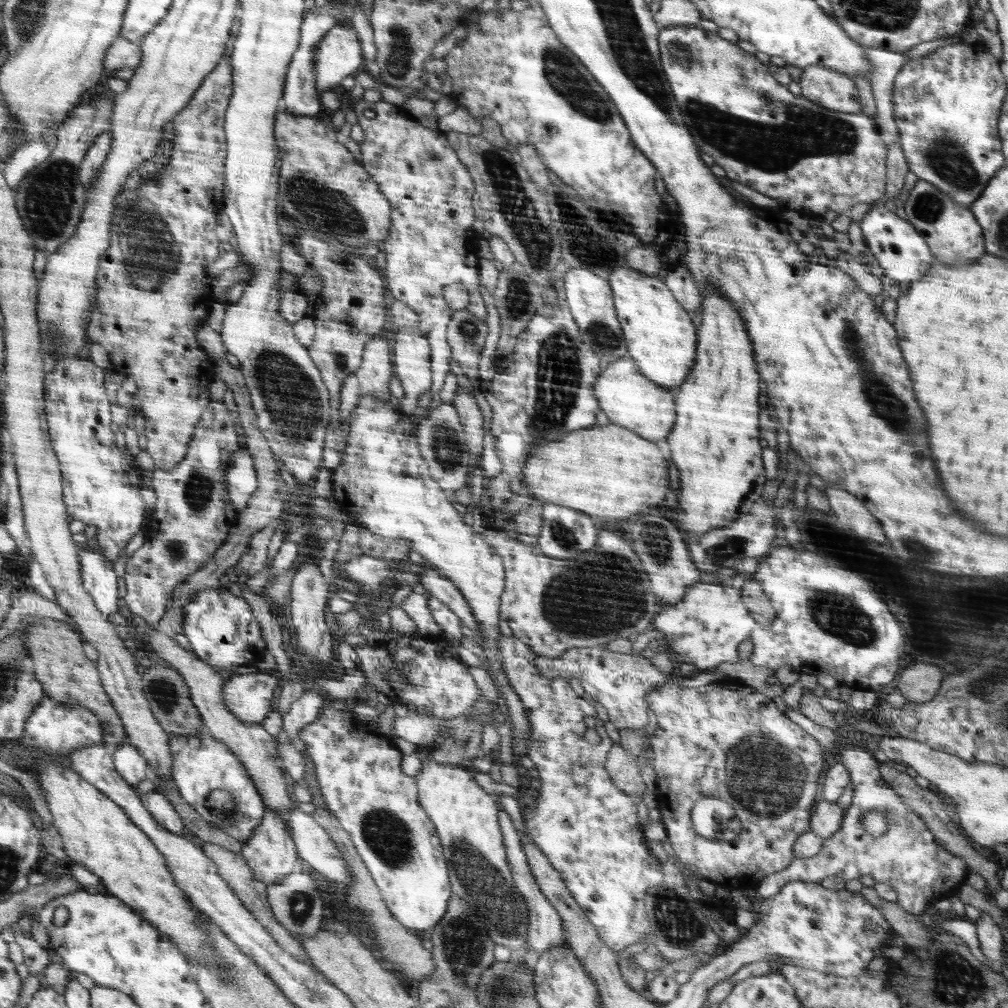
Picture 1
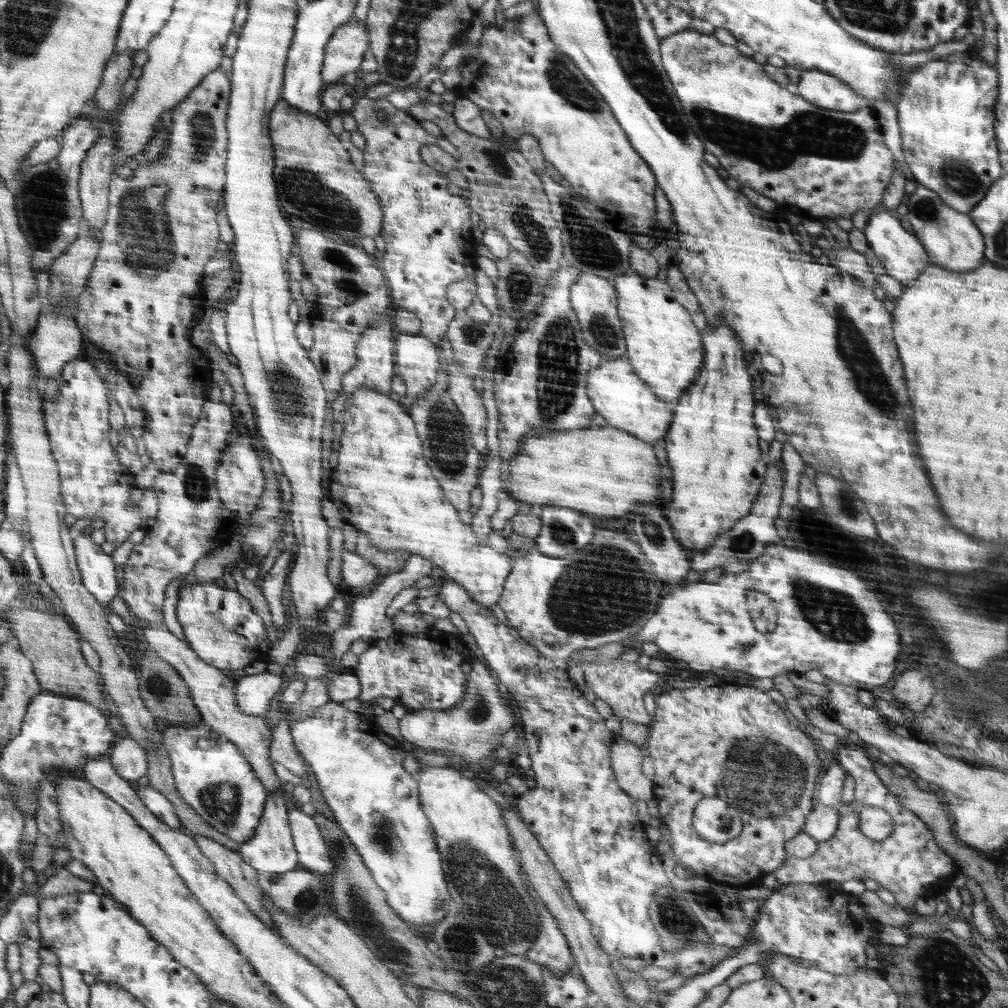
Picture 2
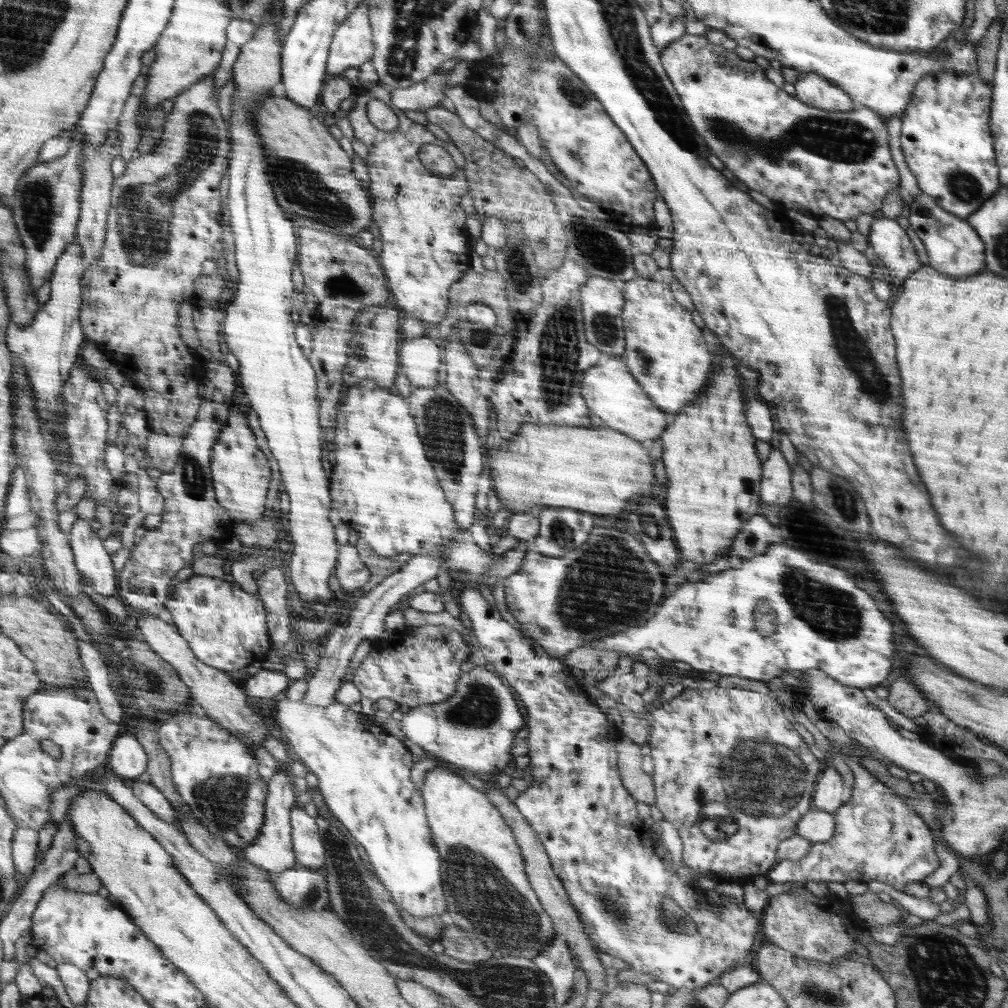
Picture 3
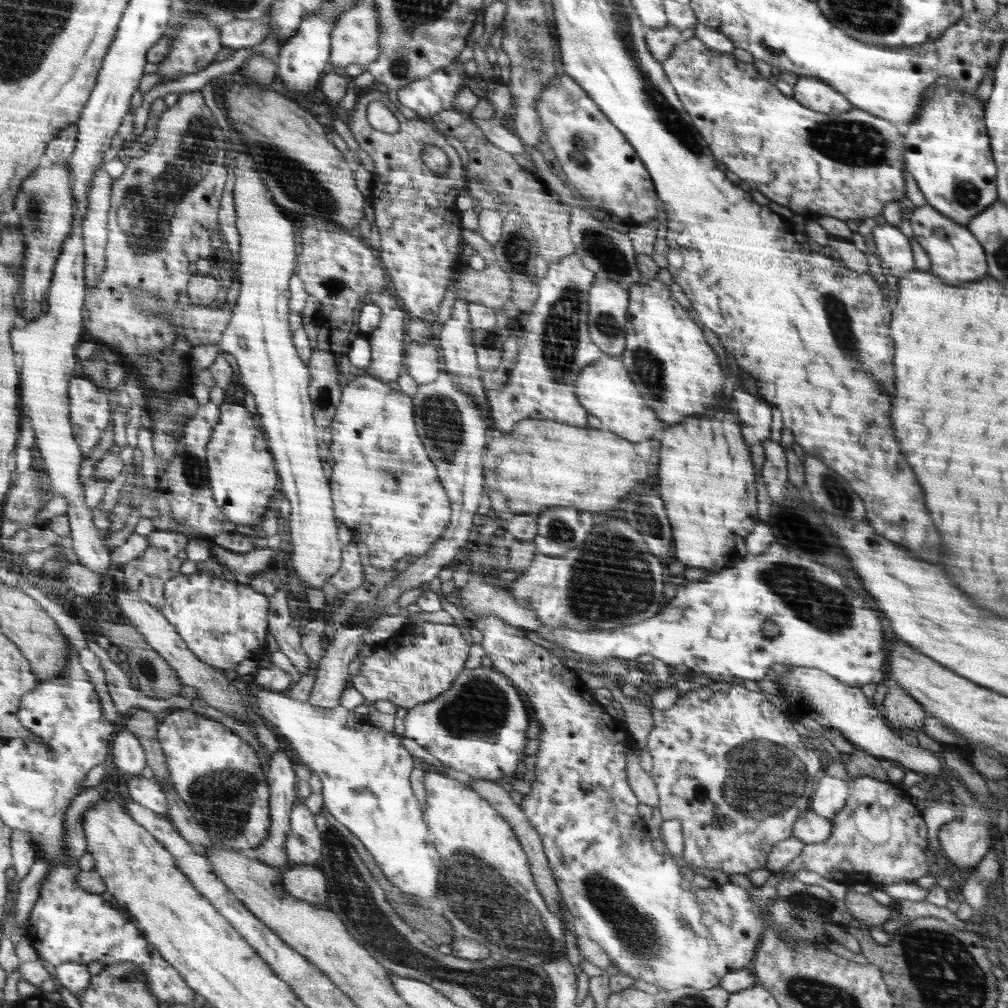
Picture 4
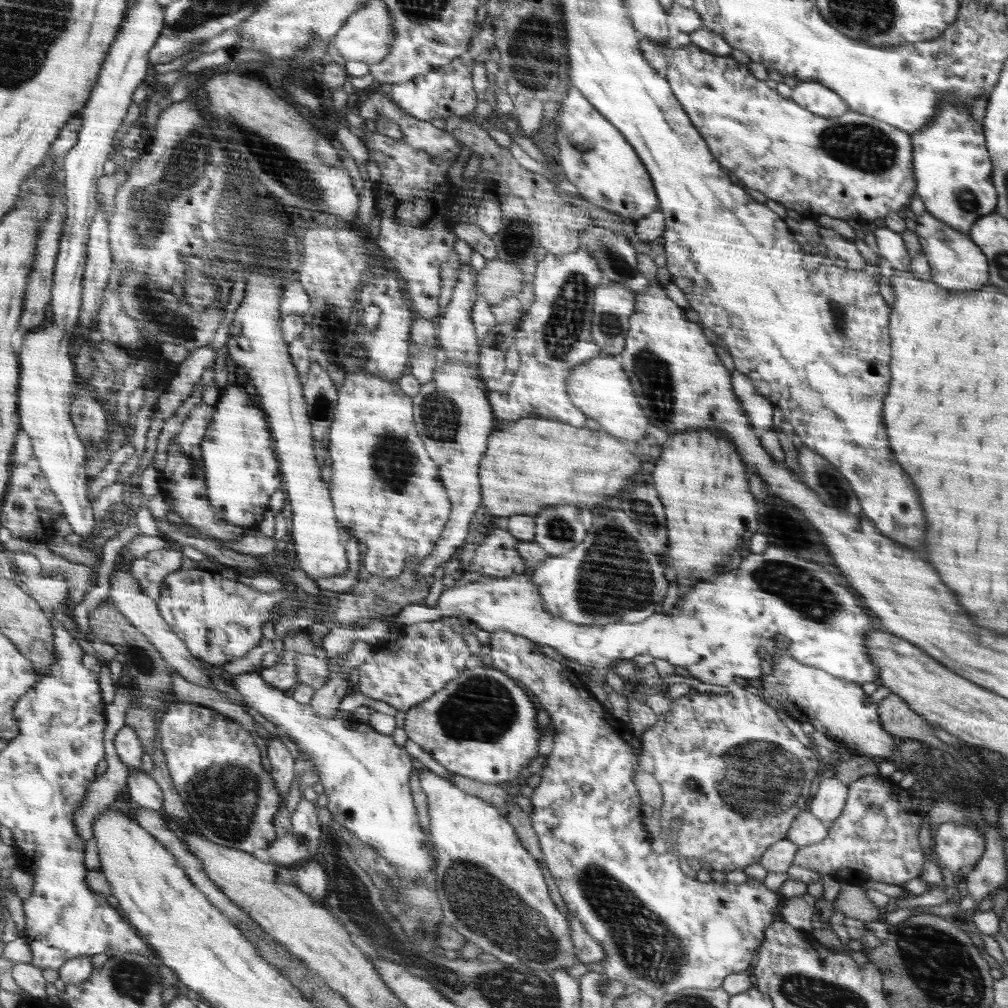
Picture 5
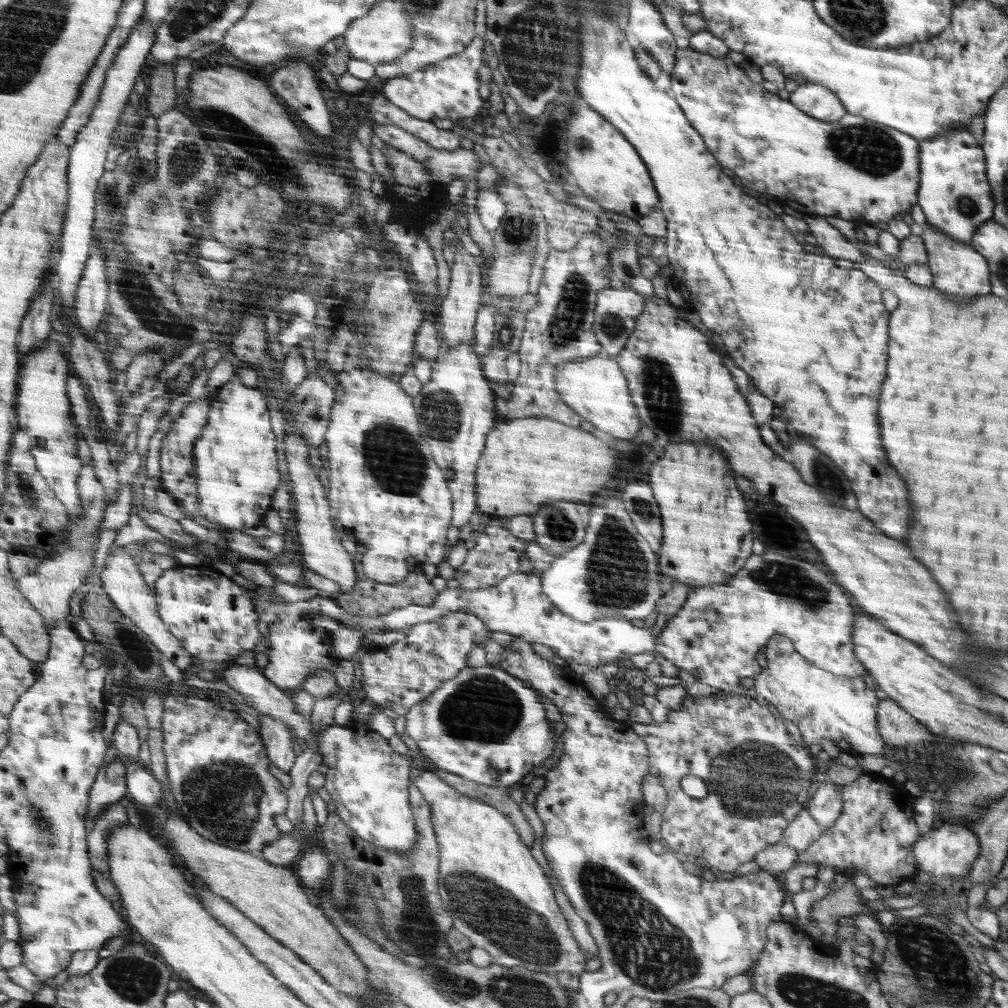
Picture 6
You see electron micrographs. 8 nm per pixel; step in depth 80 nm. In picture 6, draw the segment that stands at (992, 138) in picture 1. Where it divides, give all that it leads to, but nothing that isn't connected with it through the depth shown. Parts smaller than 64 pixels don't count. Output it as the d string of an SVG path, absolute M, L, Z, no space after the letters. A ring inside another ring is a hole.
M968 126L953 128L945 134L939 134L935 138L920 140L920 184L918 204L925 214L927 224L935 226L947 234L952 240L958 240L964 244L971 244L978 226L983 226L993 218L994 201L986 177L985 154L978 140L970 135Z

